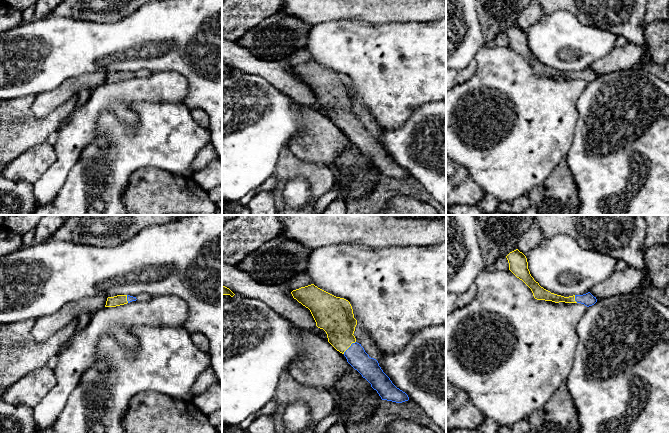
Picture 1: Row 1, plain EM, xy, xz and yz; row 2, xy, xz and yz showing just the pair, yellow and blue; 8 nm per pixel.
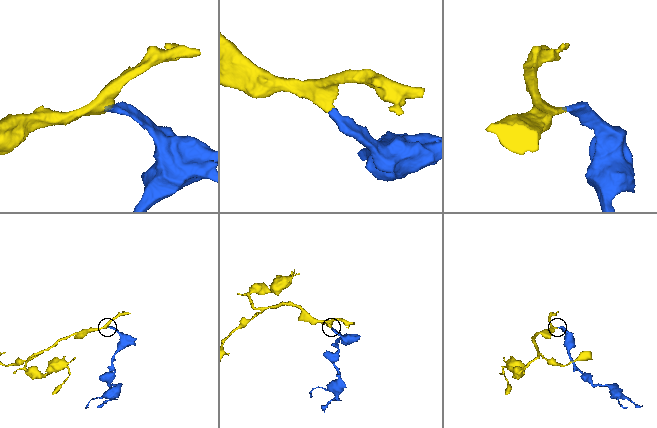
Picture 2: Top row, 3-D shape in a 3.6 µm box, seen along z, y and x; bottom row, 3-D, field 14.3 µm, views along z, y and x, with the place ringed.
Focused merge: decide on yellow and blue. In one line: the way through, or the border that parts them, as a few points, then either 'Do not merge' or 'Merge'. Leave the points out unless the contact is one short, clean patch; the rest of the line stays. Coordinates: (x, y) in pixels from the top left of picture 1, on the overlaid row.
Path across: xz (336, 318), (340, 336), (349, 346), (368, 367). Merge

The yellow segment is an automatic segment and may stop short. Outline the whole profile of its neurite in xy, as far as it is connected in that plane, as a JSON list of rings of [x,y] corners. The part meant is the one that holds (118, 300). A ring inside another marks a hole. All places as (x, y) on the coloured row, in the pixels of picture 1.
[[[117,295],[114,297],[108,297],[105,307],[116,307],[136,300],[136,297],[130,295]]]

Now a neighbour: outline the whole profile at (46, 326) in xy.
[[[93,296],[69,302],[57,312],[35,319],[31,335],[36,341],[44,341],[81,314],[93,314],[105,308],[106,301],[107,297]]]

